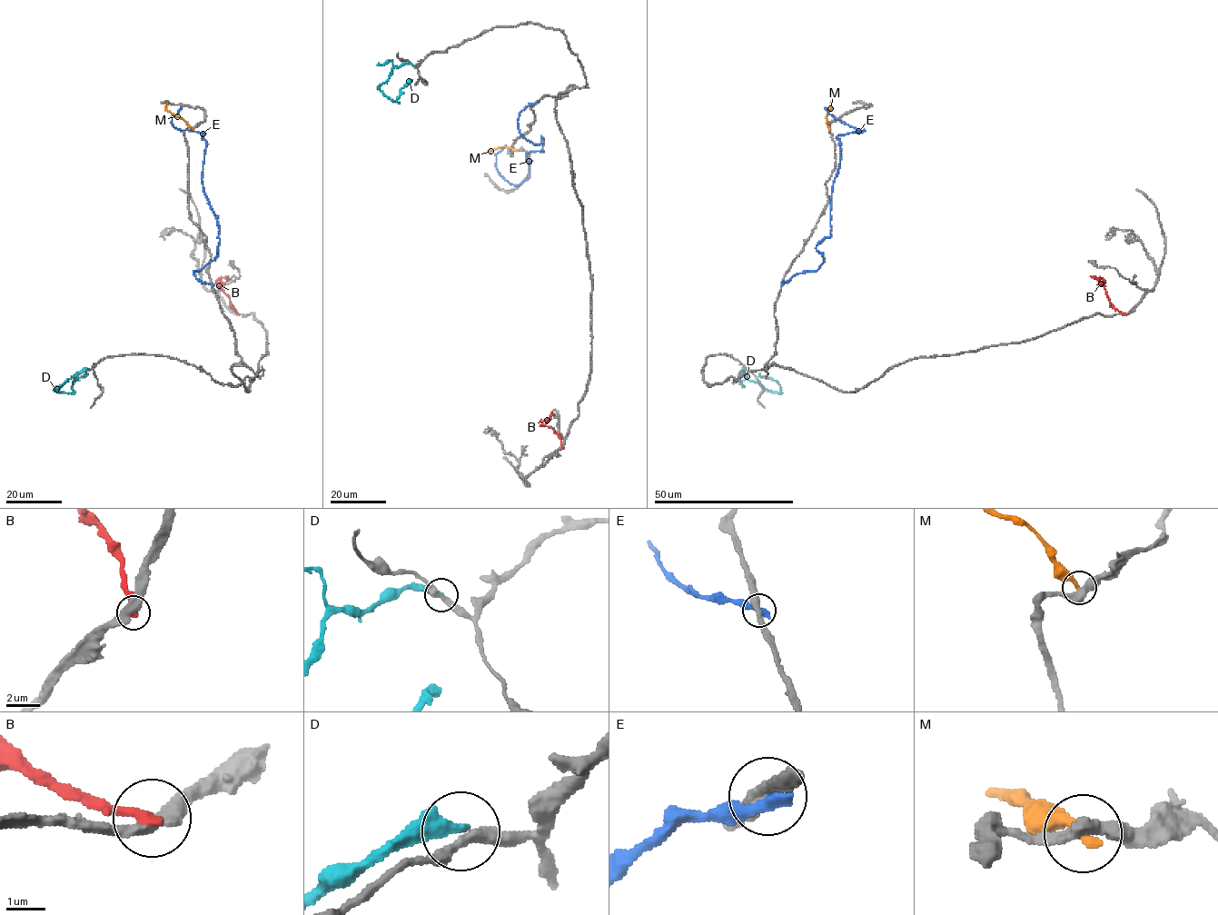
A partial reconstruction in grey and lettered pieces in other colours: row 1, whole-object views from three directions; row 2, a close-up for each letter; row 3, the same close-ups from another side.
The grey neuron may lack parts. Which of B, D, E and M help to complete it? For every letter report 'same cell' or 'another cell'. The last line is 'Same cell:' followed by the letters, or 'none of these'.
B: another cell
D: another cell
E: another cell
M: another cell
Same cell: none of these

